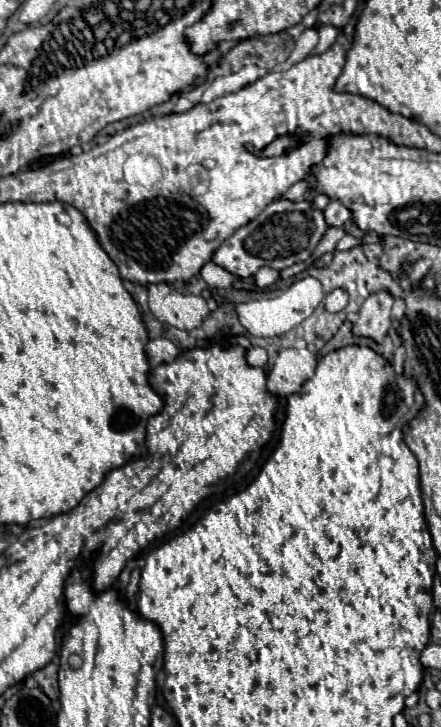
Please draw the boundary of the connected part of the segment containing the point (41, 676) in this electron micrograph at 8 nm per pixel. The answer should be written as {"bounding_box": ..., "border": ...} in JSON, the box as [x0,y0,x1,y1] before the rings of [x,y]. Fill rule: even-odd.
{"bounding_box":[33,661,59,701],"border":[[[51,661],[47,667],[43,667],[43,669],[39,669],[37,673],[33,673],[33,677],[35,677],[35,681],[39,683],[39,687],[43,689],[43,693],[45,693],[49,699],[53,699],[53,701],[59,699],[57,671],[59,671],[59,663],[53,663],[53,661]]]}

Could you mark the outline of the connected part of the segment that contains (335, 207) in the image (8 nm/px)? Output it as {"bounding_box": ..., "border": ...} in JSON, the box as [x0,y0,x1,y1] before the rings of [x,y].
{"bounding_box":[323,201,351,227],"border":[[[329,201],[329,205],[323,209],[323,215],[329,227],[343,227],[351,219],[349,209],[345,209],[339,201]]]}

